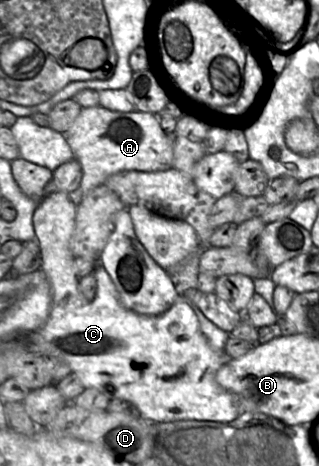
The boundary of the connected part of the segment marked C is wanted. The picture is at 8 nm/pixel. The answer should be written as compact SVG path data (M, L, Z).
M56 191L47 197L44 197L33 214L33 226L36 238L39 242L42 265L41 269L45 272L51 286L52 308L46 323L37 331L31 332L30 342L27 344L27 349L31 352L42 353L63 360L70 367L71 372L74 372L81 380L85 389L96 388L101 392L113 398L120 398L132 402L139 410L141 417L154 422L171 422L177 420L201 420L215 422L230 422L237 418L241 412L238 407L238 396L233 394L216 381L216 372L229 359L224 350L214 348L205 335L202 333L198 318L190 306L189 301L179 295L176 302L164 313L160 315L144 315L136 313L124 307L120 301L119 293L111 280L106 269L97 263L93 272L97 280L96 296L92 301L87 300L78 290L79 279L74 271L74 255L71 250L71 239L75 229L76 204L72 201L71 195L63 191Z

